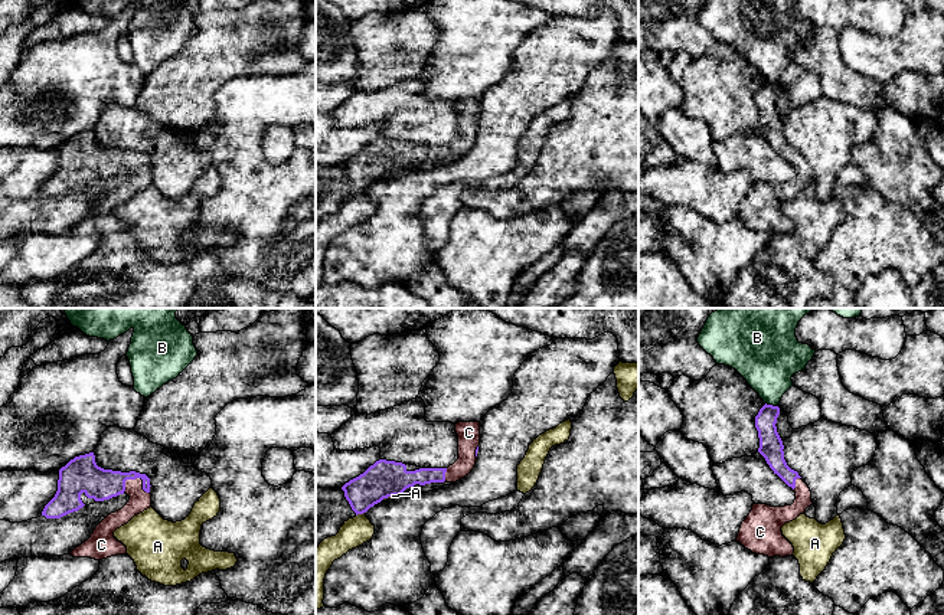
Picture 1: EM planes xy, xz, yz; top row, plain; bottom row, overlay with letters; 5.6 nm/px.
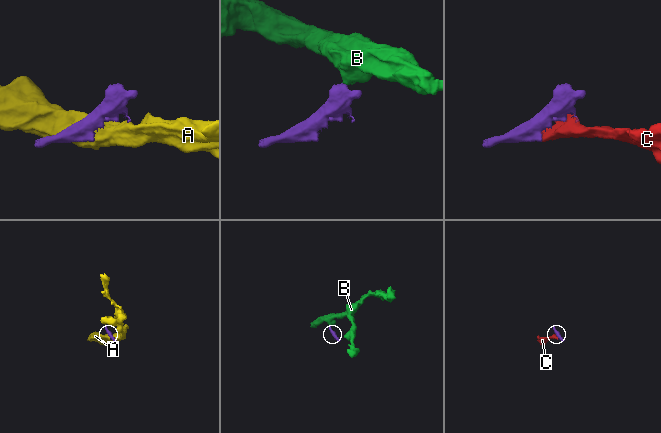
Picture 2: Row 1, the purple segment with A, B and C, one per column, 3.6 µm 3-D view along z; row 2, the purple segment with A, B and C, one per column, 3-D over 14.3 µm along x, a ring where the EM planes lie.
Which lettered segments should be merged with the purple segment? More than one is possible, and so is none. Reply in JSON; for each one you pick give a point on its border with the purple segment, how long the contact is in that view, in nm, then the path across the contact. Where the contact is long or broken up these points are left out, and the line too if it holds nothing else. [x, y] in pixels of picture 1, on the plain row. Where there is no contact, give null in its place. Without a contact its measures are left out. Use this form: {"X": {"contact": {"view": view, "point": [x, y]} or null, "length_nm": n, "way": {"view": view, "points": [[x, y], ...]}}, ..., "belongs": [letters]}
{"C": {"contact": {"view": "xy", "point": [140, 154]}, "length_nm": 160}, "belongs": ["C"]}

